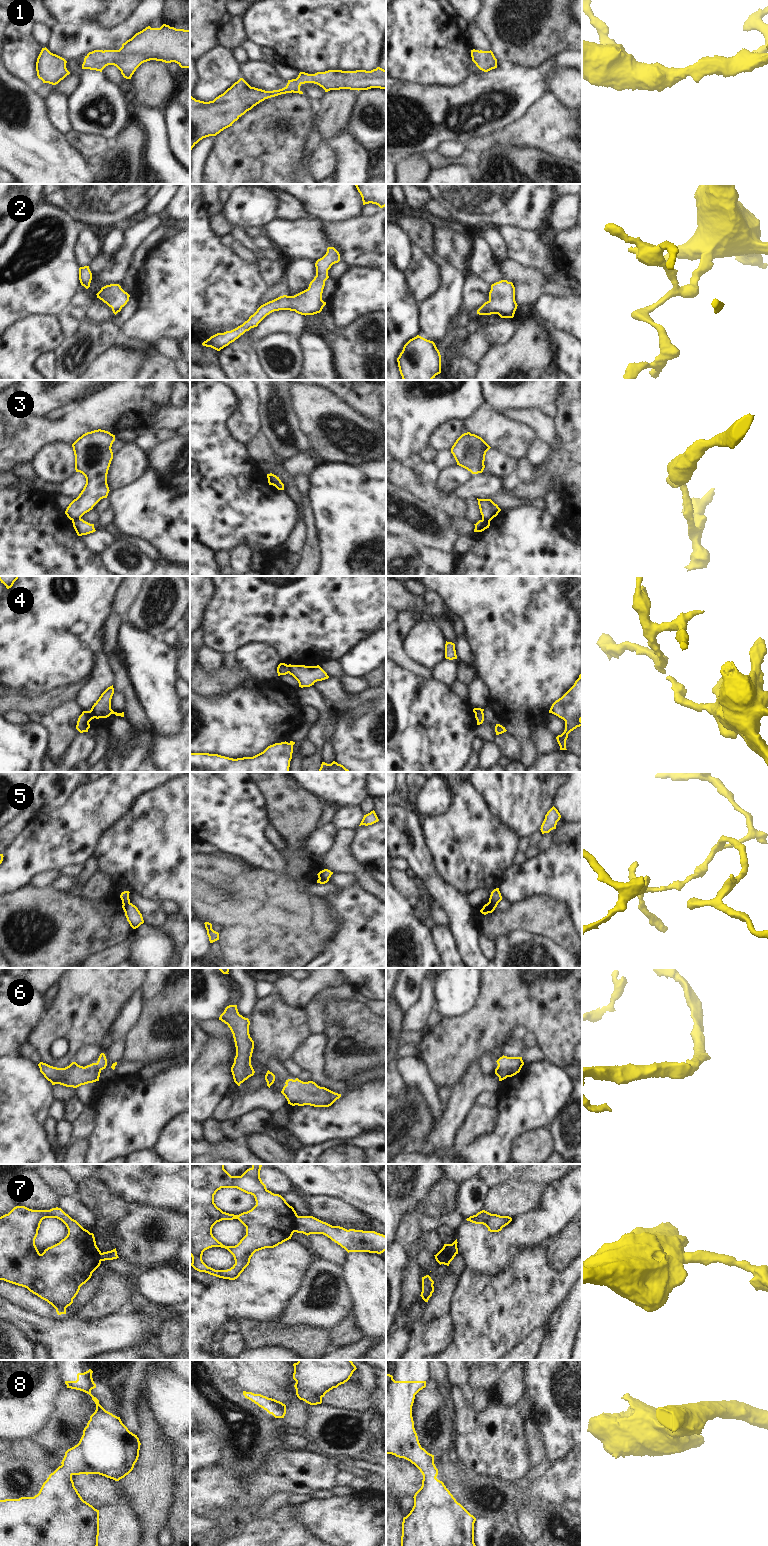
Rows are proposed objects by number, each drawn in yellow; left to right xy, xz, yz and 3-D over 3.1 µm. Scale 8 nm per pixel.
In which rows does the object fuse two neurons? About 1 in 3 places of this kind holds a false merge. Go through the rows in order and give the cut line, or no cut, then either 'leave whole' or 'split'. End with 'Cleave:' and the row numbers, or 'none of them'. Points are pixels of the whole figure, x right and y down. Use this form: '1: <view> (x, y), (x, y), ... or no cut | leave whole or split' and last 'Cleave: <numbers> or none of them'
1: no cut | leave whole
2: no cut | leave whole
3: xy (80, 517), (72, 520) | split
4: xz (286, 665), (288, 672) | split
5: yz (489, 901), (495, 907) | split
6: no cut | leave whole
7: xz (297, 1215), (295, 1231) | split
8: no cut | leave whole
Cleave: 3, 4, 5, 7

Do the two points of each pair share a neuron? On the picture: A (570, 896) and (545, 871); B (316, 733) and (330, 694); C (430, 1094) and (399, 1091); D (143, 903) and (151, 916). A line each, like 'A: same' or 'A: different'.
A: same
B: different
C: different
D: same

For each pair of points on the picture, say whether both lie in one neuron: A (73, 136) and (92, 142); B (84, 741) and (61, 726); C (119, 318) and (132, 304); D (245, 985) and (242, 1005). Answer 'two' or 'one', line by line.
A: one
B: two
C: one
D: one

